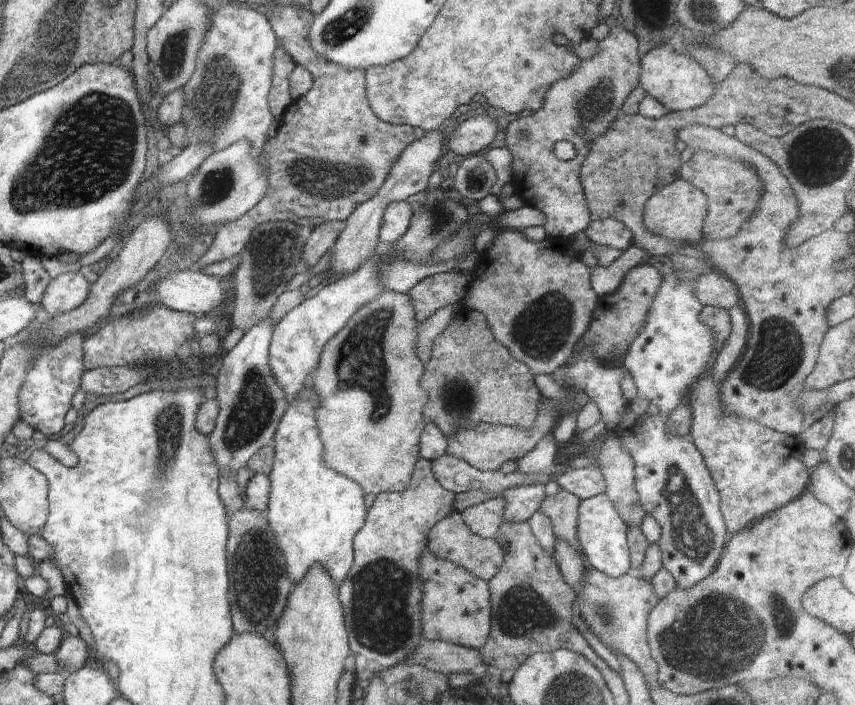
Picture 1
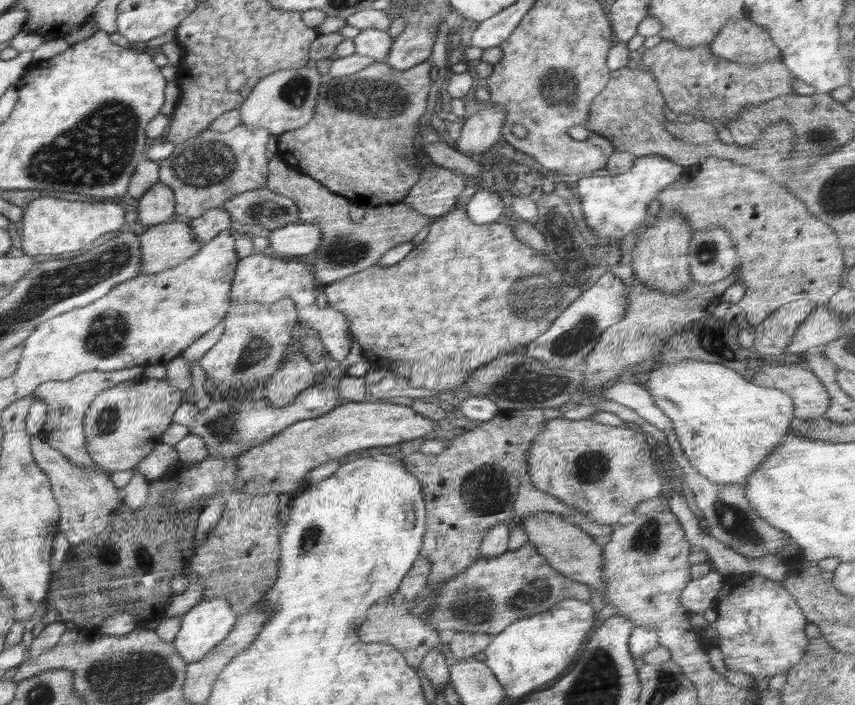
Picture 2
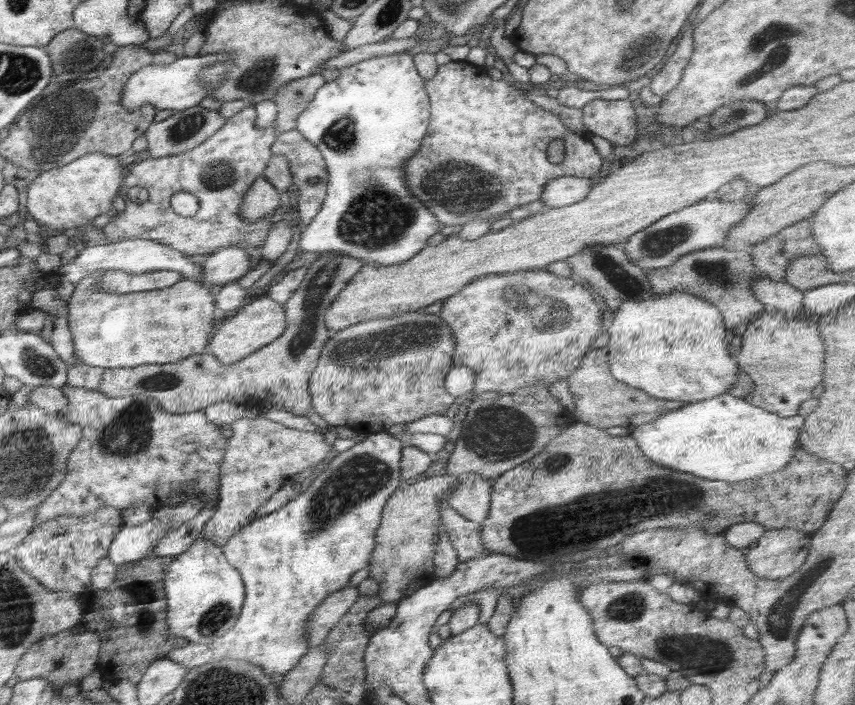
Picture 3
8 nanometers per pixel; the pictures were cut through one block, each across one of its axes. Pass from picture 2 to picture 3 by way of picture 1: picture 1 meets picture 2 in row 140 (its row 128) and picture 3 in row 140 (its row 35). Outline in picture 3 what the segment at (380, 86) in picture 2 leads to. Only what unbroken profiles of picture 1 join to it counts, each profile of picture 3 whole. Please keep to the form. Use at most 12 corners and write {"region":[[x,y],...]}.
{"region":[[295,128],[269,153],[284,156],[298,188],[301,228],[321,210],[328,168]]}

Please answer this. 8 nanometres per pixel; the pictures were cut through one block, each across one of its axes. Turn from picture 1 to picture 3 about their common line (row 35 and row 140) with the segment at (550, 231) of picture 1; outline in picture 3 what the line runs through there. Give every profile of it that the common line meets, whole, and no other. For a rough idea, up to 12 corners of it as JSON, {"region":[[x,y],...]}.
{"region":[[627,99],[594,100],[582,111],[587,134],[614,147],[637,136]]}

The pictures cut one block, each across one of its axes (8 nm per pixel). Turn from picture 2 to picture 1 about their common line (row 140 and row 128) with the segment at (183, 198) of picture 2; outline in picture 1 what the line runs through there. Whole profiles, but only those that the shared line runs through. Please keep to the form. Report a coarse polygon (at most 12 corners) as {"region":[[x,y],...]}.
{"region":[[262,12],[212,14],[181,120],[264,152],[279,43]]}

